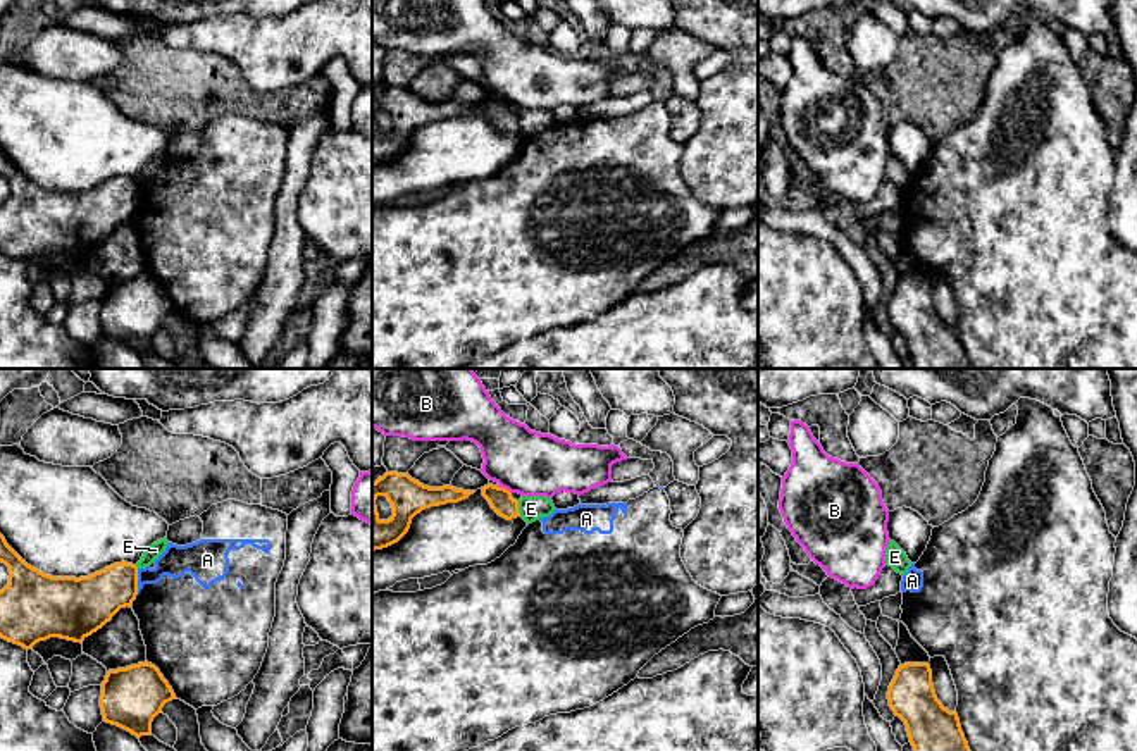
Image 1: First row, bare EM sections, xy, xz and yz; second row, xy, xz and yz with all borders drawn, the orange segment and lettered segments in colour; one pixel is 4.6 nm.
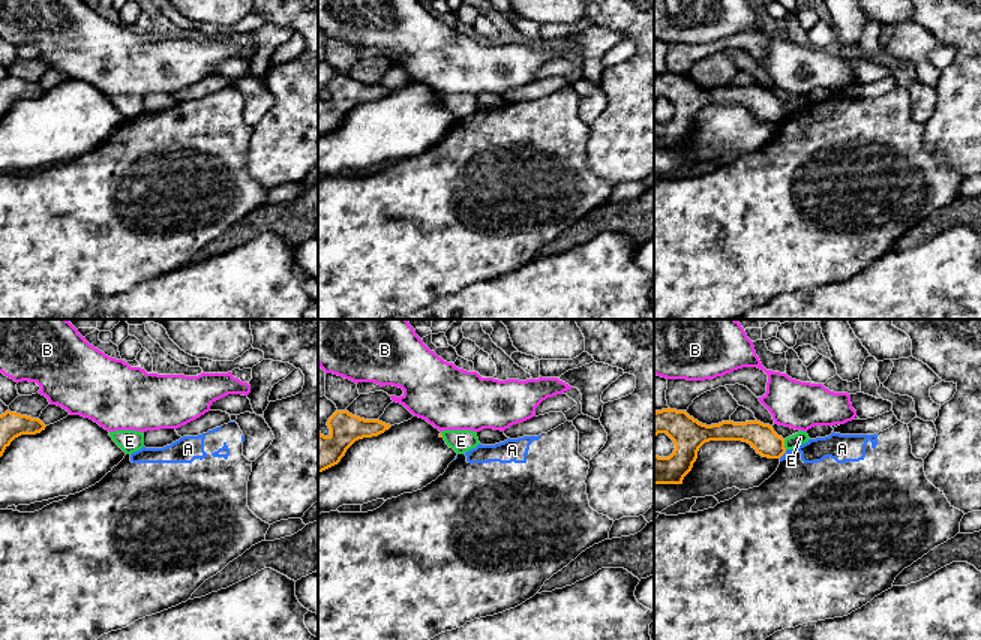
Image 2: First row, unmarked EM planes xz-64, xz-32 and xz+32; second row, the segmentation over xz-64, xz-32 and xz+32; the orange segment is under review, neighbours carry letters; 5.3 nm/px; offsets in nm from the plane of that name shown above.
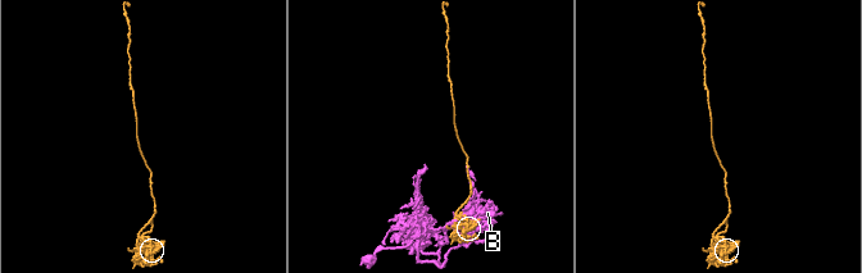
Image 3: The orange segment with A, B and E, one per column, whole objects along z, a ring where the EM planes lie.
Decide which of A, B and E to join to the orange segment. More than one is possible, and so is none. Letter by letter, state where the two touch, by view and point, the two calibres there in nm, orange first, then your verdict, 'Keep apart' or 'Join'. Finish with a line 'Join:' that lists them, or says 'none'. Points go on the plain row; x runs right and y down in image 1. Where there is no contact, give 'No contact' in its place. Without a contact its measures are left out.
A: Touches orange at xy (136, 197). Thickness 240 nm (orange) against 140 nm. Keep apart
B: Touches orange at xz (503, 102). Thickness 110 nm (orange) against 300 nm. Keep apart
E: Touches orange at xz (517, 123). Thickness 110 nm (orange) against 120 nm. Keep apart
Join: none

